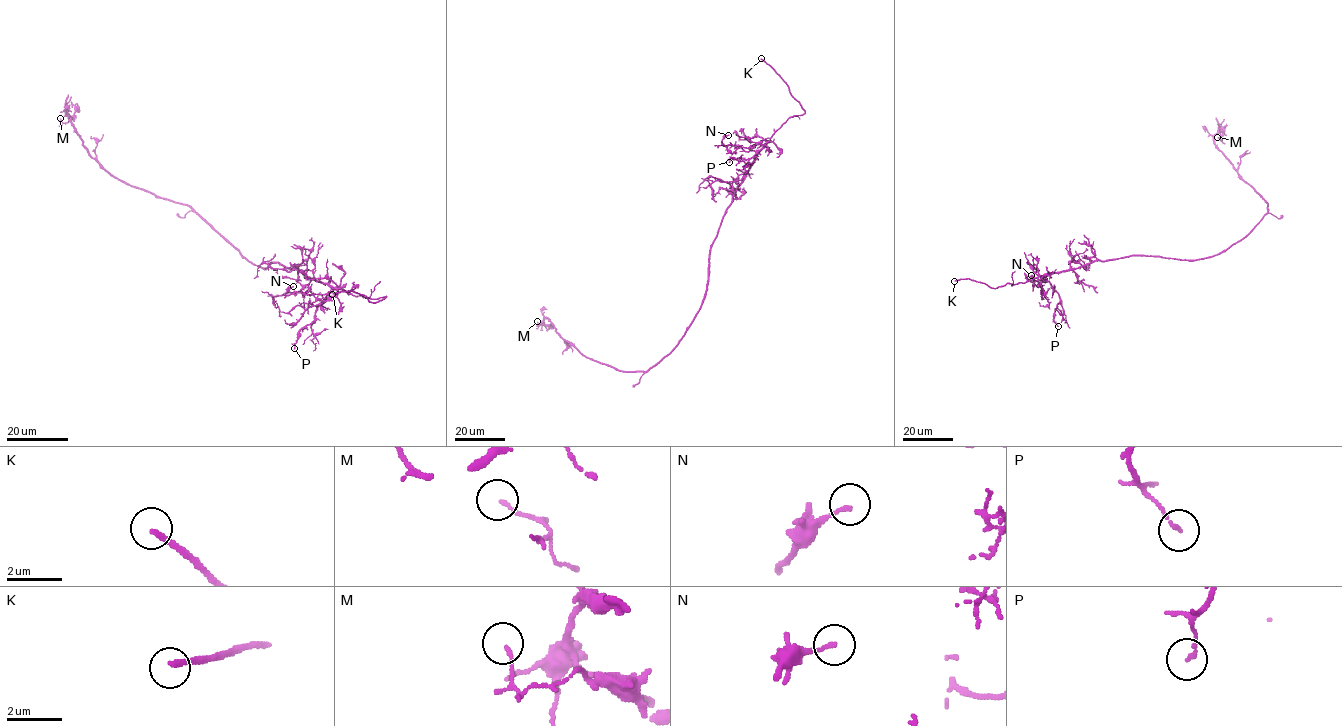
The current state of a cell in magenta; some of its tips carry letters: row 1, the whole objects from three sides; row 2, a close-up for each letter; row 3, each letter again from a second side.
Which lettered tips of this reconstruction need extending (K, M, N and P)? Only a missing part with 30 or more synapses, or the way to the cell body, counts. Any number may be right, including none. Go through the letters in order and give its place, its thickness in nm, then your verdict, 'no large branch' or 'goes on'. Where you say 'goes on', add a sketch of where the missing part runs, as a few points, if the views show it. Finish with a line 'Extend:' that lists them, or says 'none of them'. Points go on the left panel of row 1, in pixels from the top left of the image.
K: at (332, 294); 200 nm thick; goes on; missing branch runs (332, 294), (321, 296), (310, 310), (308, 308)
M: at (60, 118); 110 nm thick; no large branch
N: at (293, 286); 120 nm thick; no large branch
P: at (294, 348); 130 nm thick; no large branch
Extend: K

